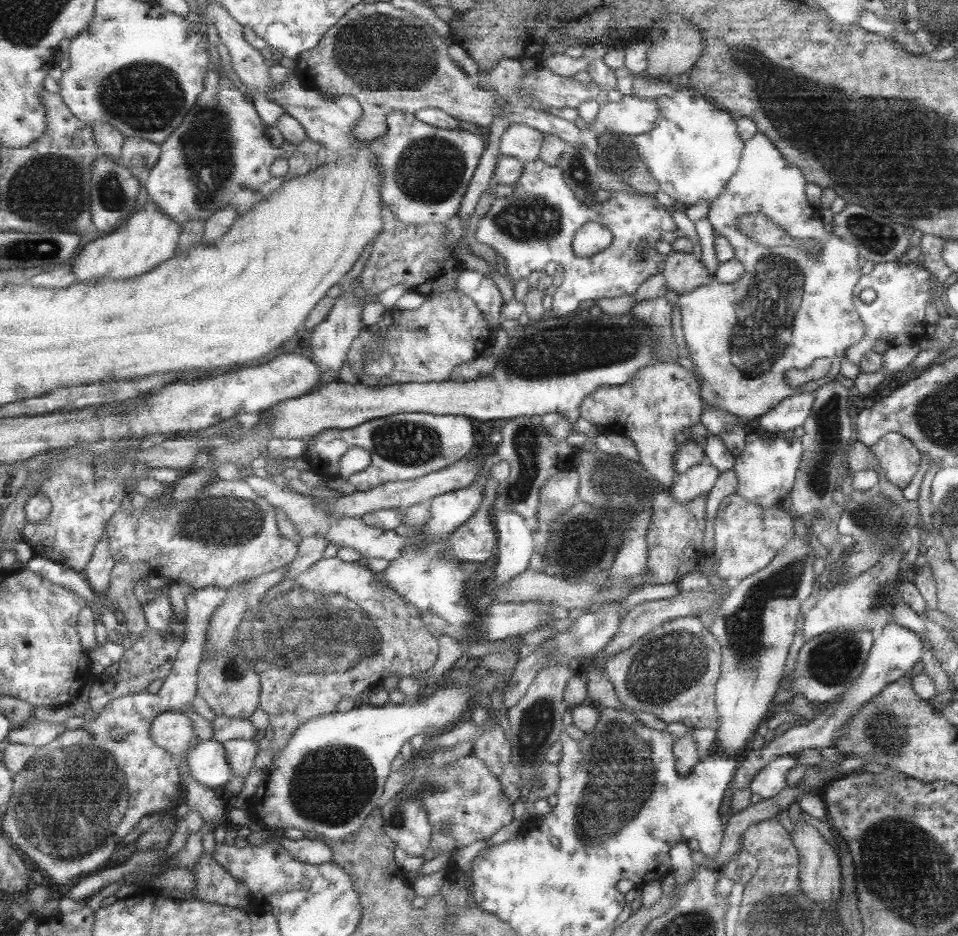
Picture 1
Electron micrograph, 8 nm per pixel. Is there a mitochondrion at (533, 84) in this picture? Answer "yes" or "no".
yes

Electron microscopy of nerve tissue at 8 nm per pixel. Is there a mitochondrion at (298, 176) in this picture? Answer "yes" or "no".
no

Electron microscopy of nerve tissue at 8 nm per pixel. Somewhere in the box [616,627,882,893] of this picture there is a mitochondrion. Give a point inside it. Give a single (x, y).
(831, 661)

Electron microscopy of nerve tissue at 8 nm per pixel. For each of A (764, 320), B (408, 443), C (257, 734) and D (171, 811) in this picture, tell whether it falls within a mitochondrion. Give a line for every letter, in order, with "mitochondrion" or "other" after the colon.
A: mitochondrion
B: mitochondrion
C: other
D: other

